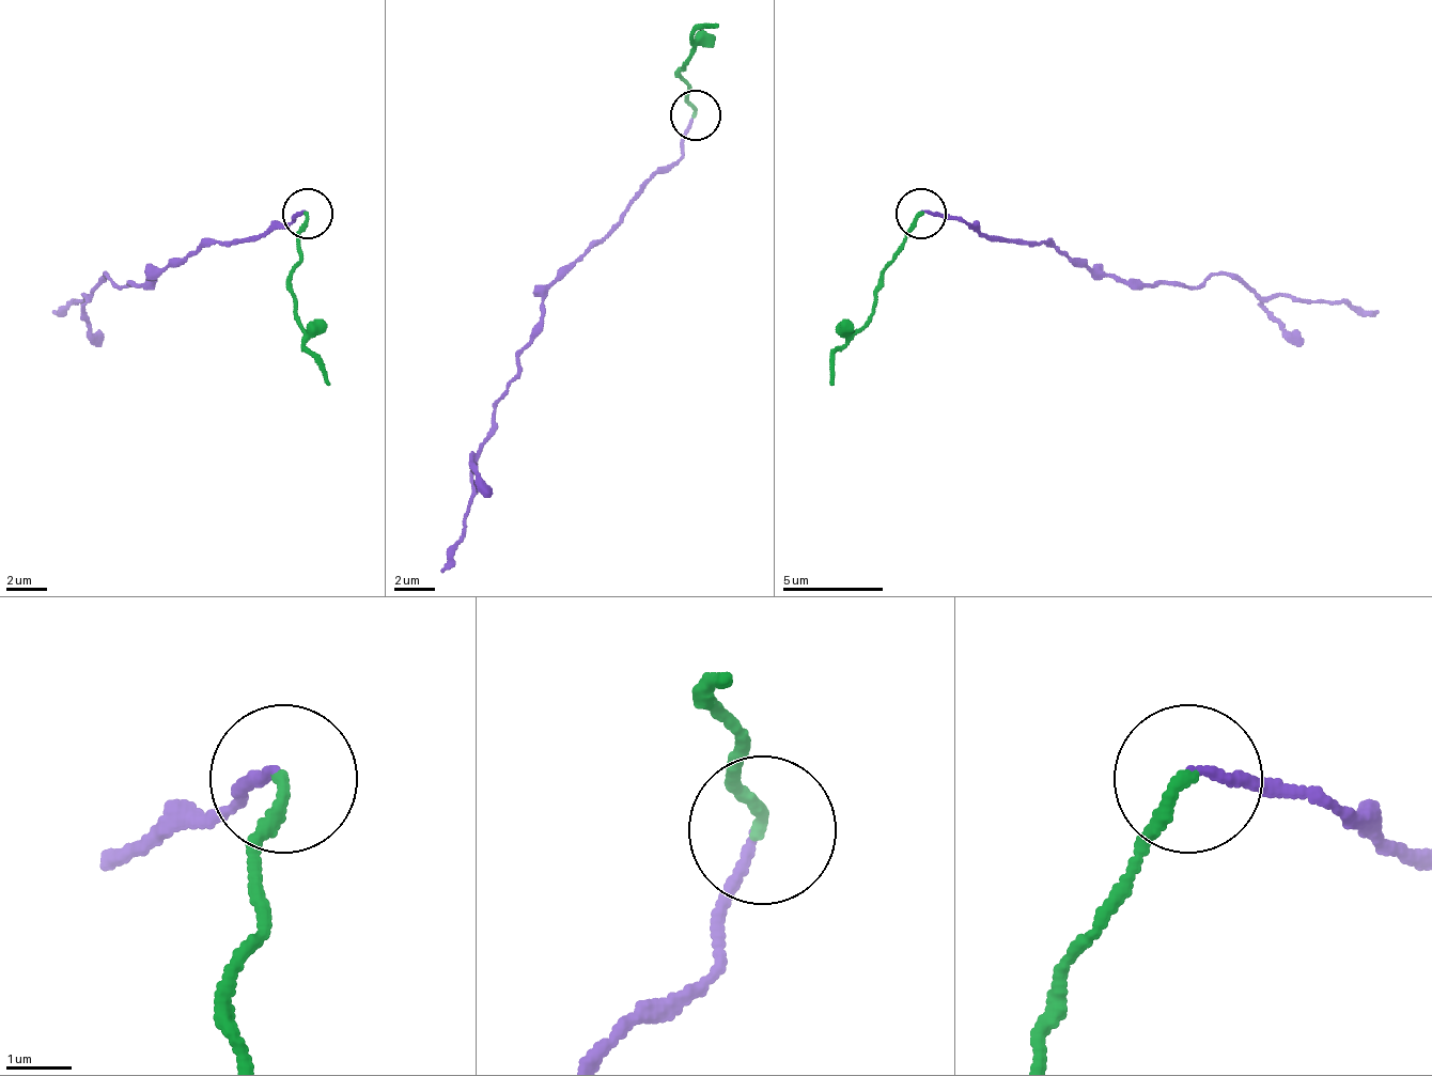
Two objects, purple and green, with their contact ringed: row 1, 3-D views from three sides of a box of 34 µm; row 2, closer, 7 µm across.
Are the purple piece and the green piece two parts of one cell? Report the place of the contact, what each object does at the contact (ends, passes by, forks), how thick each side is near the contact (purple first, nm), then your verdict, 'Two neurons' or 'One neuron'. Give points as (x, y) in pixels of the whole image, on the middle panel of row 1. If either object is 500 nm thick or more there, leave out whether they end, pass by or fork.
Place: (696, 114). At the ring purple ends. At the ring green ends. Thickness 130 nm (purple) against 190 nm. Two neurons

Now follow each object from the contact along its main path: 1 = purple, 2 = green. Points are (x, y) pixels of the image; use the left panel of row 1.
1: (306, 209), (265, 235), (205, 239), (145, 285), (114, 285), (105, 275), (90, 295), (75, 300), (55, 315)
2: (306, 215), (291, 290), (306, 351), (330, 386)

